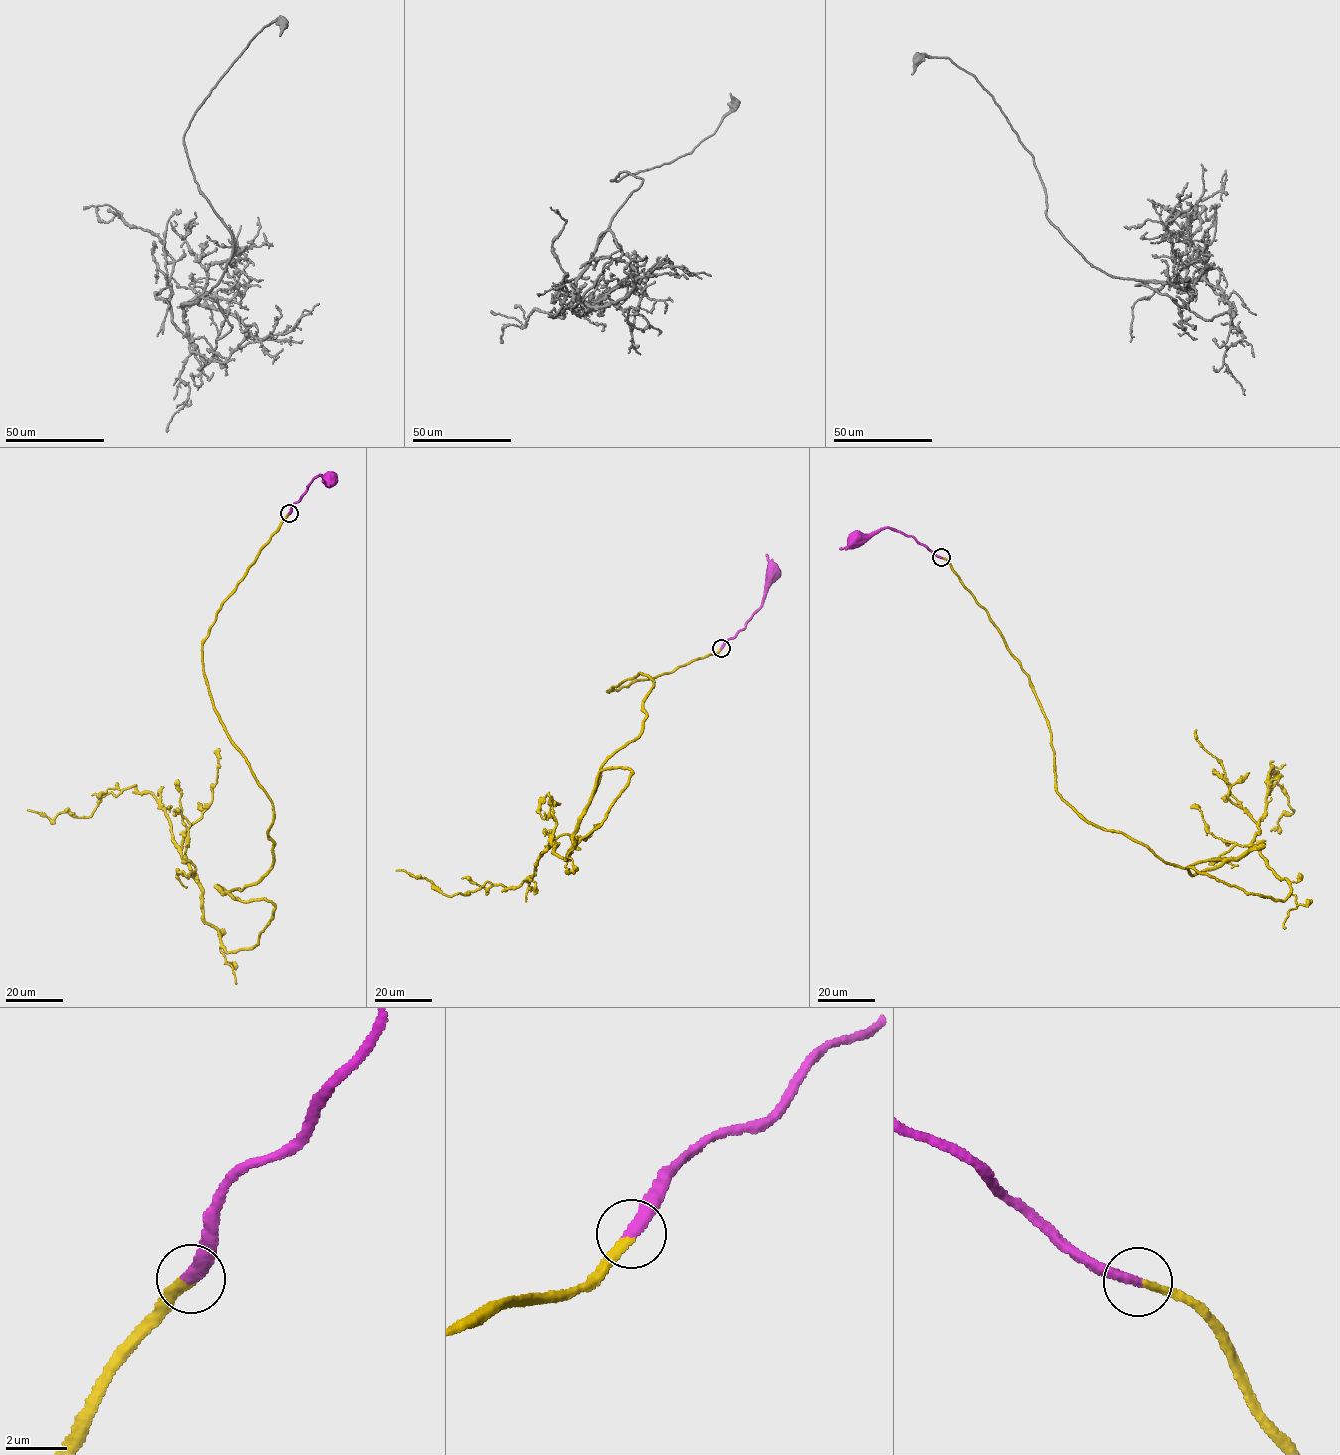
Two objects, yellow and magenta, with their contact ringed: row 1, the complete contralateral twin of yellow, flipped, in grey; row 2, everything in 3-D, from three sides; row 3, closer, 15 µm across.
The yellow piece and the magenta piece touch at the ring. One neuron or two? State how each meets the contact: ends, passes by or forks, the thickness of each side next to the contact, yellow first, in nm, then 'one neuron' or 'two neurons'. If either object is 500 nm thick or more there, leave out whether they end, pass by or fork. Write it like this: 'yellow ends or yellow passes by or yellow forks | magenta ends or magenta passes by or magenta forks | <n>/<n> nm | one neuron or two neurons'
yellow ends | magenta ends | 300/400 nm | one neuron

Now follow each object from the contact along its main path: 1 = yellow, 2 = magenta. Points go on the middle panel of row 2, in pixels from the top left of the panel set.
1: (721, 648), (607, 690), (653, 681), (567, 860), (448, 896), (396, 870)
2: (721, 647), (745, 627), (757, 610), (773, 572)

